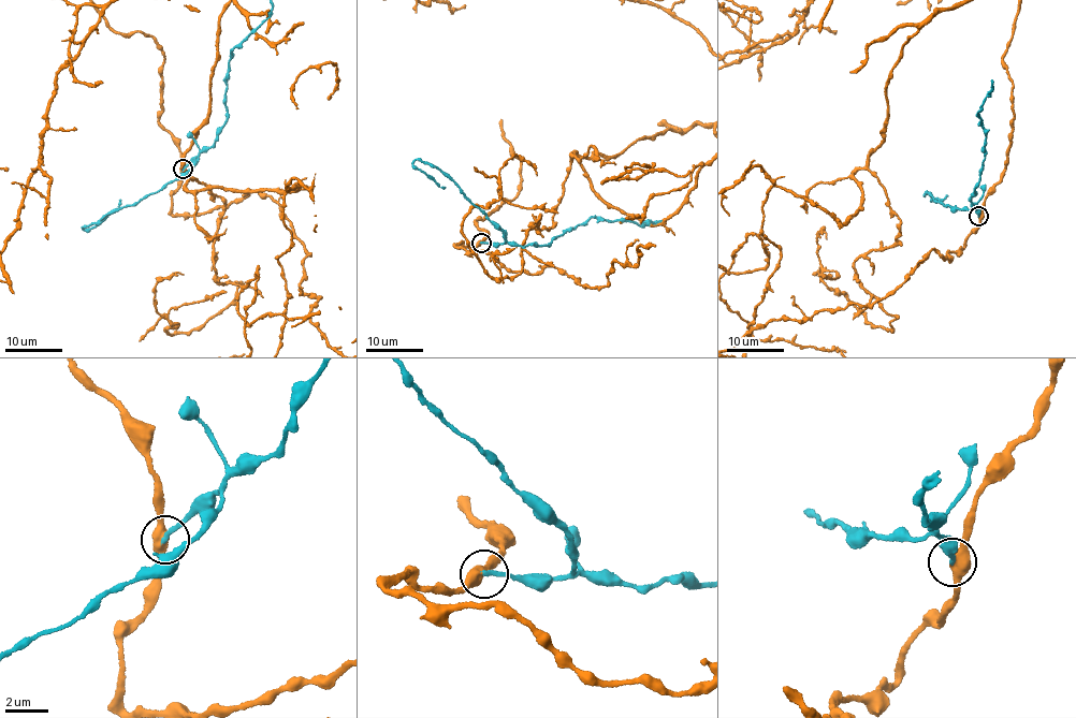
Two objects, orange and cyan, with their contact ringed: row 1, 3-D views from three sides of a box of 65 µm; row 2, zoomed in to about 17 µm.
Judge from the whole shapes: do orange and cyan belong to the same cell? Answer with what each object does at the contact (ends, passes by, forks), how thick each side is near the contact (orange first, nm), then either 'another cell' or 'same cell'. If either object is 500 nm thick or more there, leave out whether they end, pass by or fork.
calibres 500 and 220 nm; same cell

